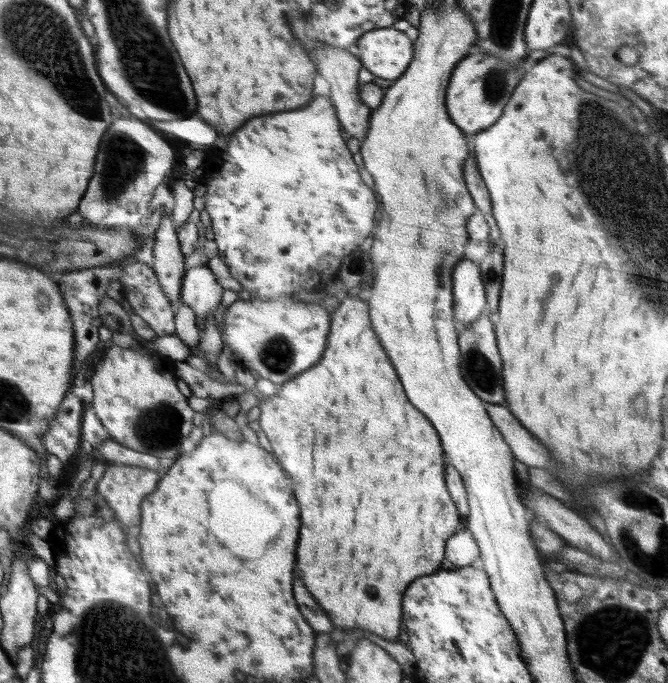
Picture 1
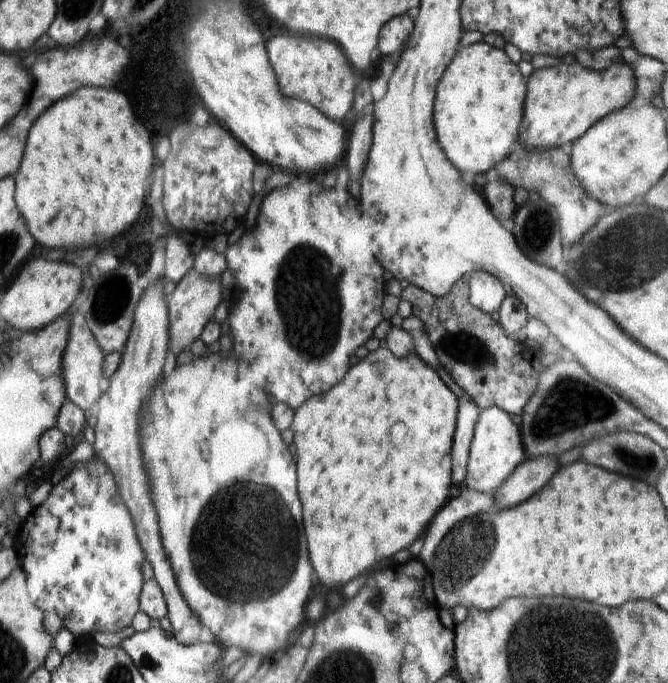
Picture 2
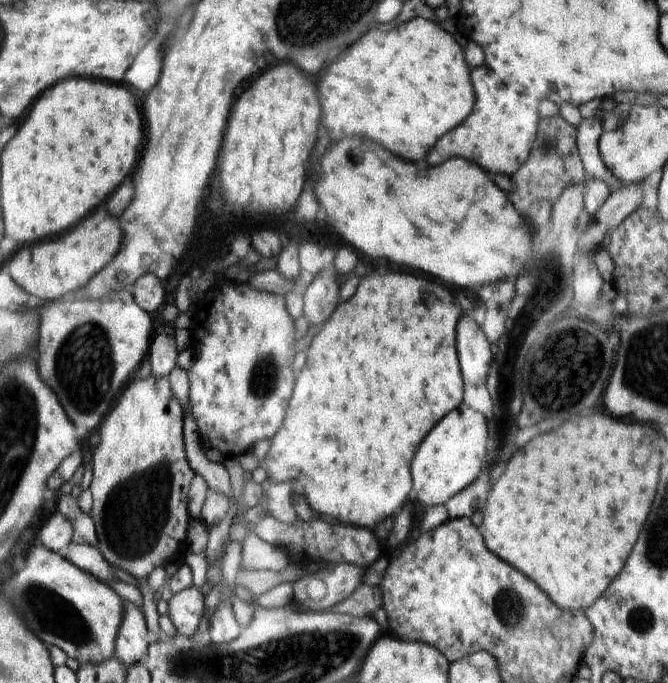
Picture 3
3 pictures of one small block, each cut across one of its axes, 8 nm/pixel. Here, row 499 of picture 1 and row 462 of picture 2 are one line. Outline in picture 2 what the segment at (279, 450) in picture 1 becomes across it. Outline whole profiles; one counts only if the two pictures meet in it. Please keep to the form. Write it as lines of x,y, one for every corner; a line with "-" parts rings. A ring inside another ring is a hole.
387,346
369,352
356,366
348,370
344,380
336,384
328,394
320,394
308,398
300,408
295,410
290,430
294,432
294,444
296,444
296,468
298,468
298,494
304,508
304,528
308,536
308,548
310,548
310,562
312,562
315,574
318,574
320,582
326,588
338,588
347,584
354,576
370,570
378,560
394,556
398,550
408,548
418,536
424,534
426,526
434,518
434,514
442,508
454,495
455,487
452,483
452,456
451,450
455,434
456,420
458,416
457,396
448,389
448,386
440,379
438,373
430,368
418,354
412,354
408,358
394,356
-
398,424
398,436
392,436
394,426

